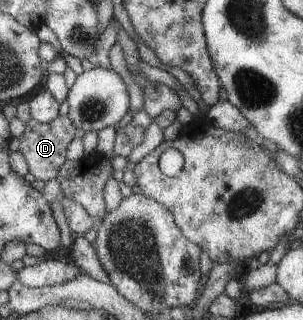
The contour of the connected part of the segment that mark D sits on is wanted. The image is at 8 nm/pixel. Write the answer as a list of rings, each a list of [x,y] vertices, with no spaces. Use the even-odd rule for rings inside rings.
[[[58,116],[49,124],[33,120],[25,123],[25,132],[19,137],[19,152],[25,156],[29,172],[35,176],[35,180],[48,182],[57,178],[61,165],[67,161],[67,149],[74,139],[75,129],[67,116]]]

